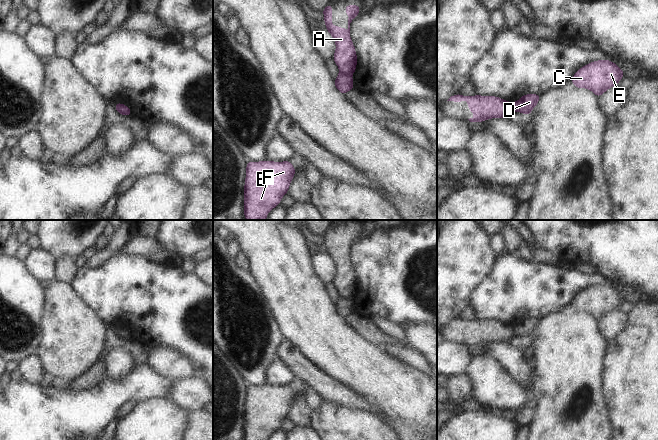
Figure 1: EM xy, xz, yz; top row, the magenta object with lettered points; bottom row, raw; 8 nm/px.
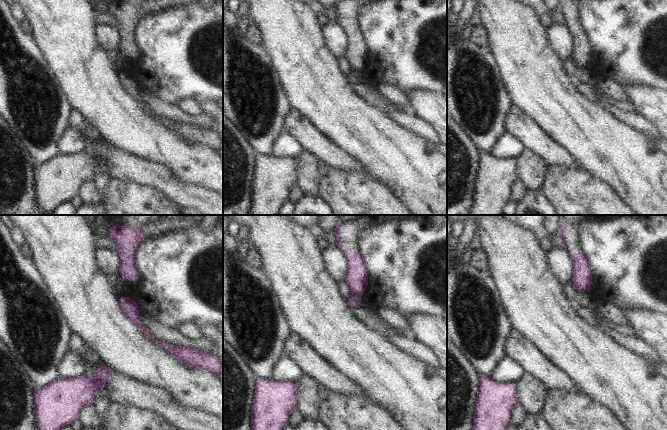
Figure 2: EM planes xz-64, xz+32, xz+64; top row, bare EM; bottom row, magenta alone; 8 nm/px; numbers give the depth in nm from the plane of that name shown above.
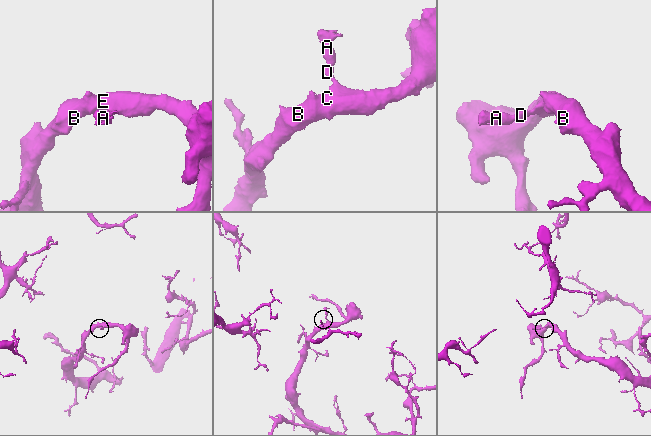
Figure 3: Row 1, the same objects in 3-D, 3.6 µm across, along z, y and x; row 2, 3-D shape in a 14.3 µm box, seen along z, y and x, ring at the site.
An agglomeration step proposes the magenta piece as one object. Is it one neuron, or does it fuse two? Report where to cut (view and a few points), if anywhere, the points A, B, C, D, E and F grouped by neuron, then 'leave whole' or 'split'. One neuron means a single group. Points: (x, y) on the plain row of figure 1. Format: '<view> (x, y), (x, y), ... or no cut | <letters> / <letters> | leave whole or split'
xz (340, 296), (350, 299) | A / B C D E F | split

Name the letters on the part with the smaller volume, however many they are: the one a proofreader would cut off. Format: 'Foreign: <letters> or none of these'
Foreign: A

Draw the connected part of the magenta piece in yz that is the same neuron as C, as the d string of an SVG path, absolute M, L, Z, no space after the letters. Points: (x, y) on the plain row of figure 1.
M605 283L593 285L578 293L571 306L575 312L589 313L599 322L609 312L618 310L624 300L617 288Z

